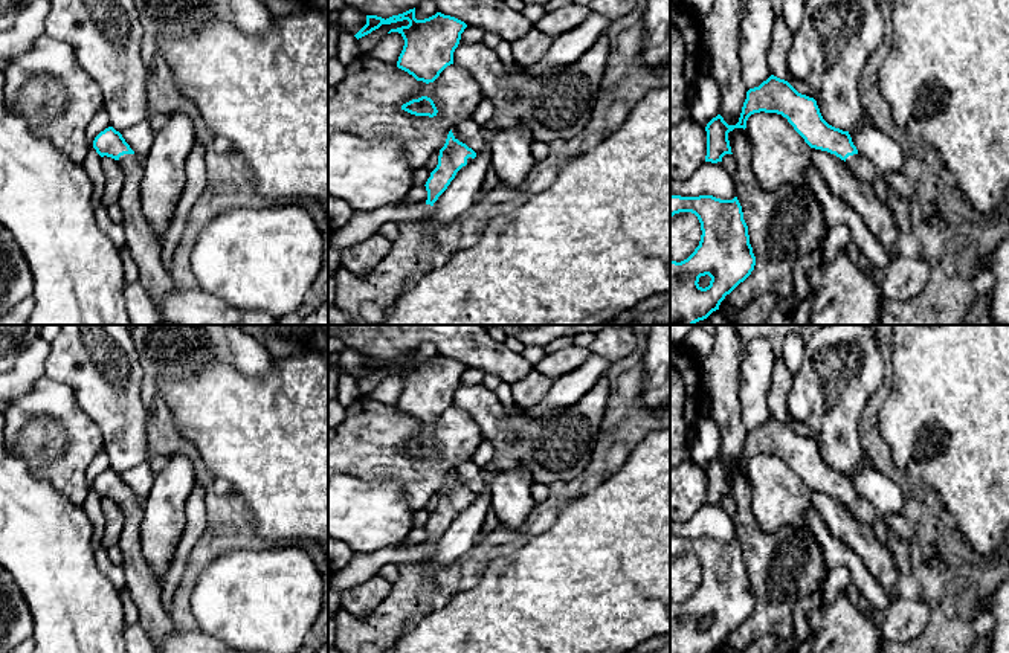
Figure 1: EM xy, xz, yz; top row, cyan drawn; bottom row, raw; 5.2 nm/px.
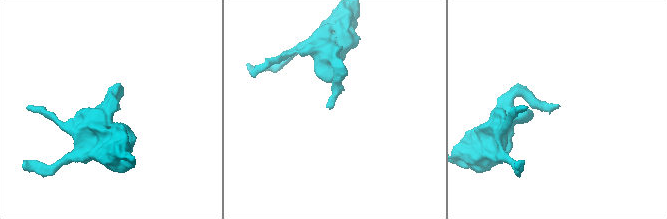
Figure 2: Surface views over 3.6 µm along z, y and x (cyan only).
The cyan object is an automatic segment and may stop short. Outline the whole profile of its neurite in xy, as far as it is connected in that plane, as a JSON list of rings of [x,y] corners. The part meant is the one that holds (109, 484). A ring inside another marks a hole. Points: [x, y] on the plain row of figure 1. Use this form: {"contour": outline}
{"contour": [[[113,468],[105,470],[95,479],[93,490],[101,499],[107,497],[118,502],[124,513],[125,520],[118,546],[124,555],[122,568],[127,587],[139,610],[139,626],[157,648],[179,630],[162,606],[162,584],[142,552],[143,503]]]}

